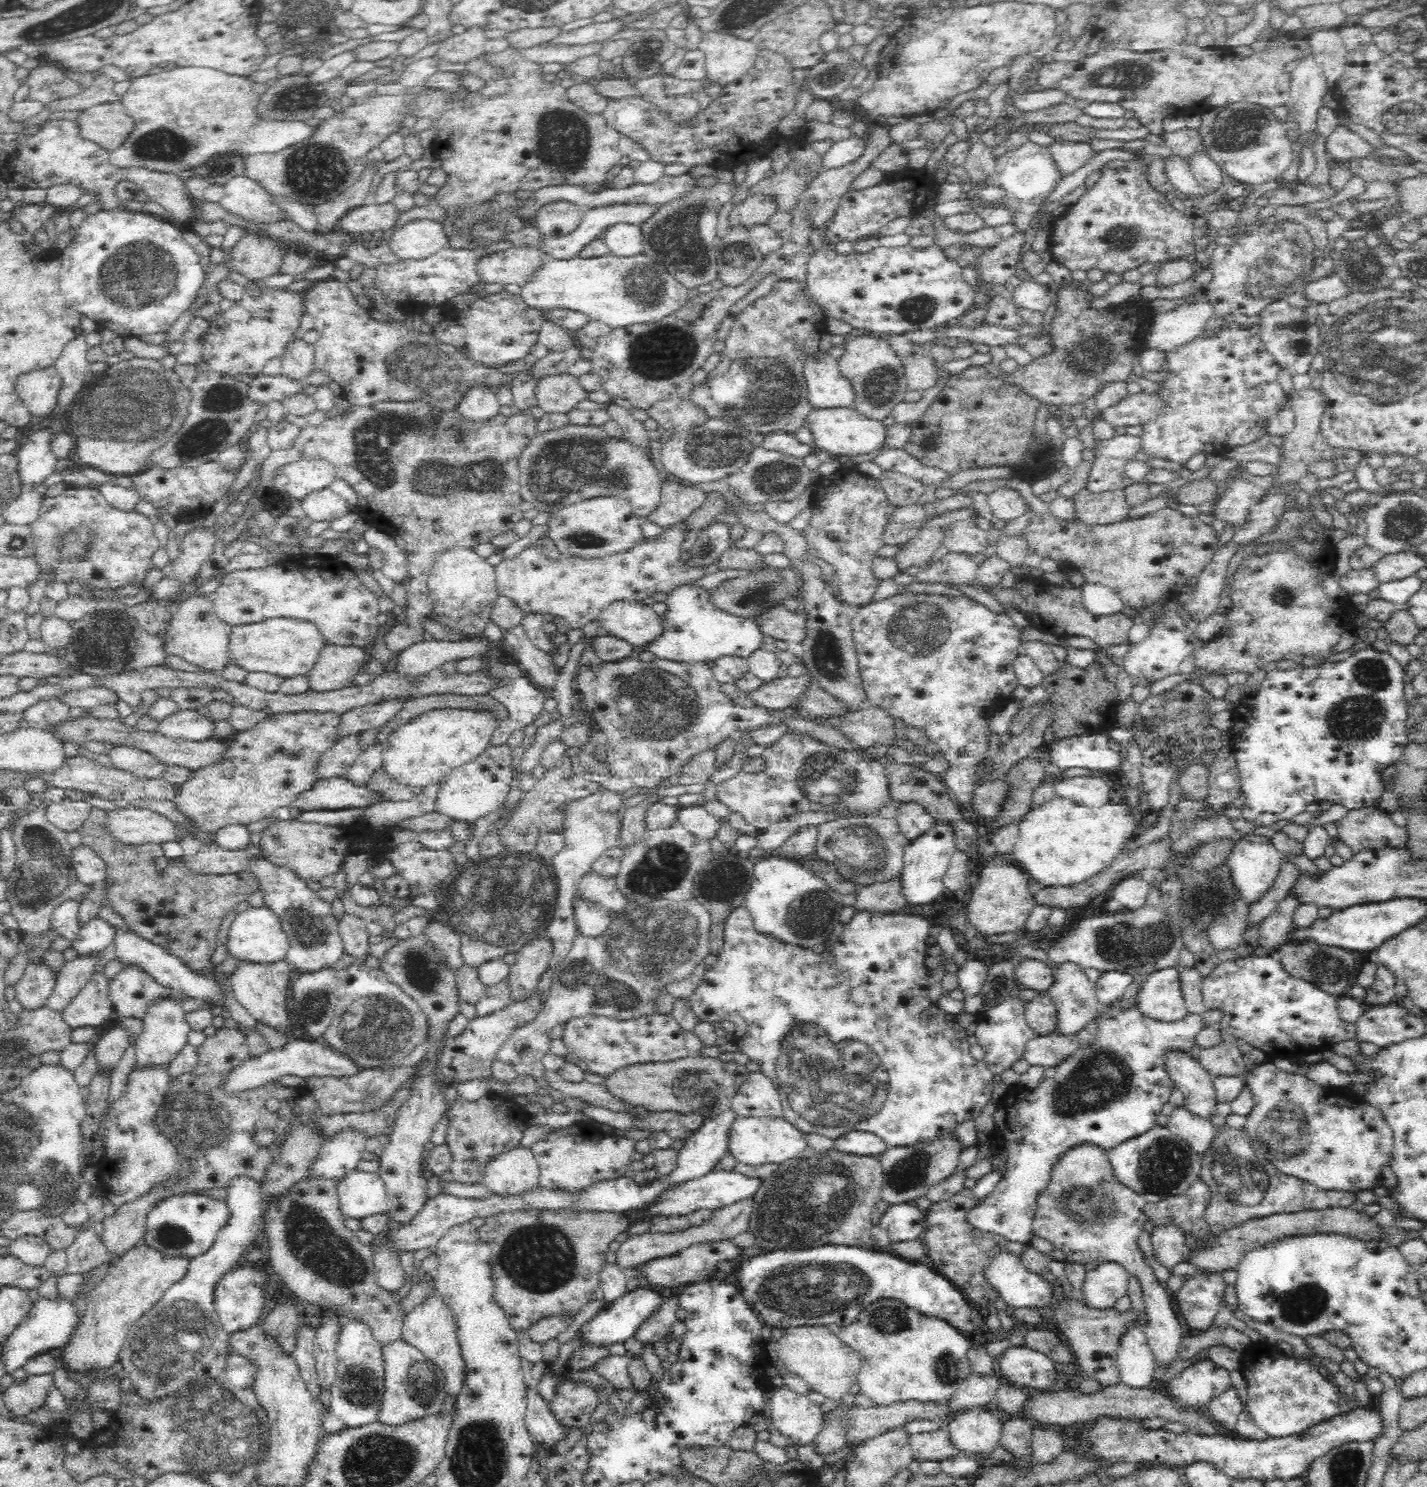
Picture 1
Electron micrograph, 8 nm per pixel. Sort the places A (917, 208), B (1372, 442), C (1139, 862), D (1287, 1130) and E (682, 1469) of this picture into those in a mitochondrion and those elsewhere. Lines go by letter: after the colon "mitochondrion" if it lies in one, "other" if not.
A: other
B: other
C: other
D: mitochondrion
E: other

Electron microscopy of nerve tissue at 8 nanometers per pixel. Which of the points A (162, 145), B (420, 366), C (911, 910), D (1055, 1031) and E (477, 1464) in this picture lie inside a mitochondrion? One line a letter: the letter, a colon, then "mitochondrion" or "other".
A: mitochondrion
B: mitochondrion
C: other
D: other
E: mitochondrion

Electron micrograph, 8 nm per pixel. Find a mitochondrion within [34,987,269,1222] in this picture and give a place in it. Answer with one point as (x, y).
(198, 1118)

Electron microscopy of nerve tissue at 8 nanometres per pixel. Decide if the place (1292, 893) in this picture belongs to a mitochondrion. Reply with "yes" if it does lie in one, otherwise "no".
no

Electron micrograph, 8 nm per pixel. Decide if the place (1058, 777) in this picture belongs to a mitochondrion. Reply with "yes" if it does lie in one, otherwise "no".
no

